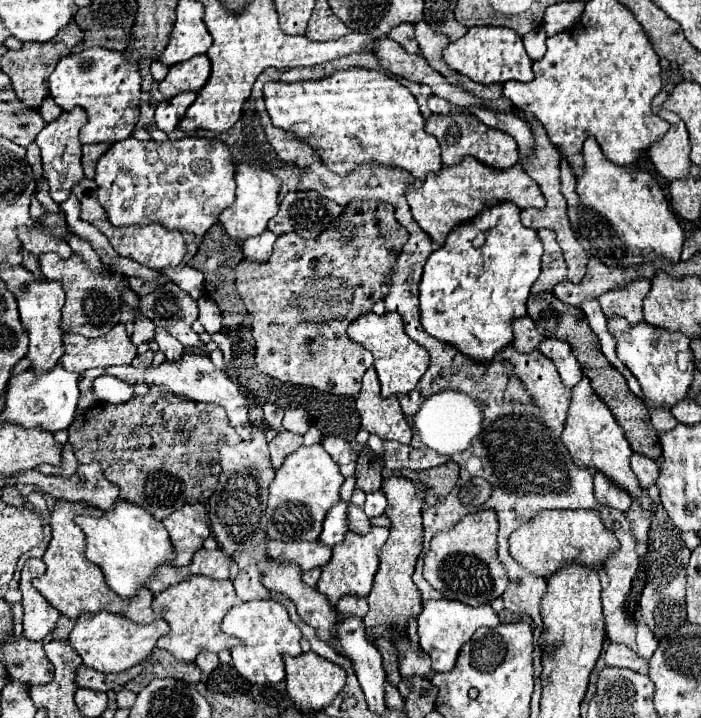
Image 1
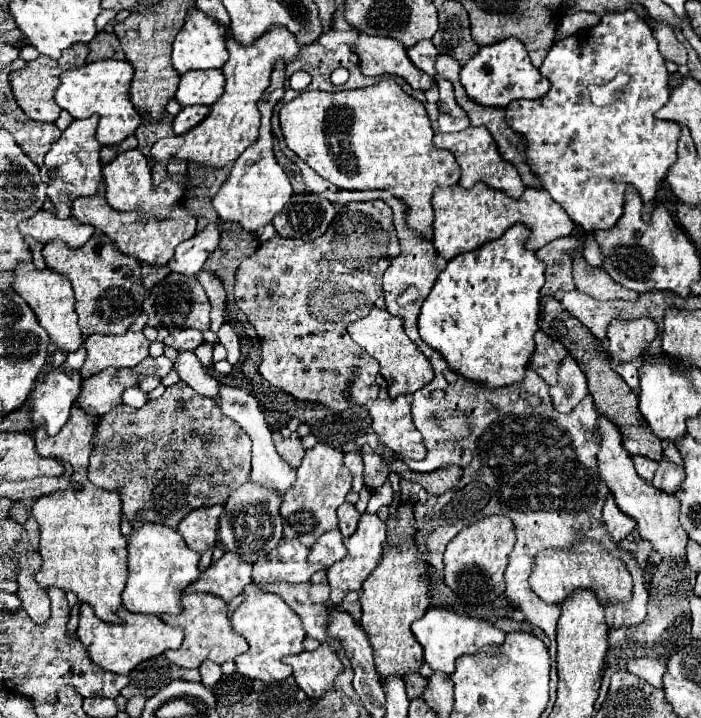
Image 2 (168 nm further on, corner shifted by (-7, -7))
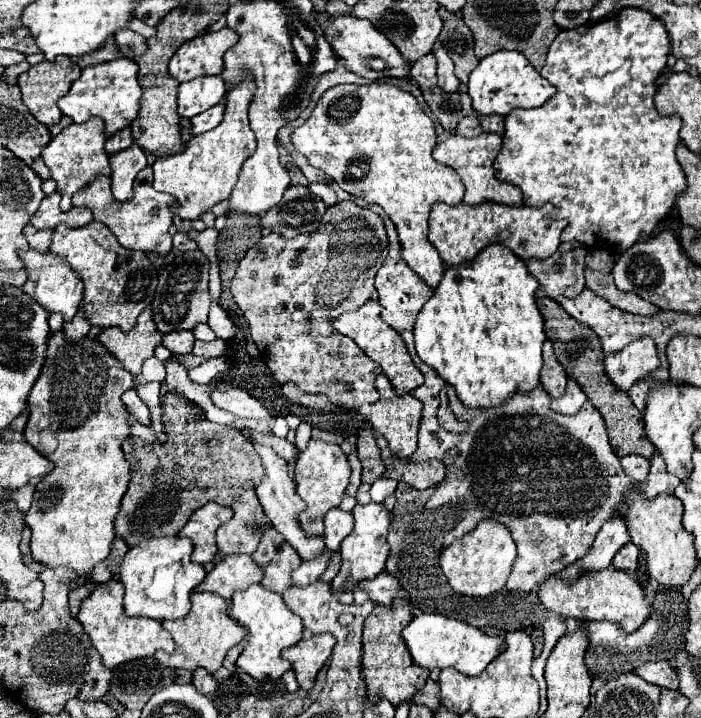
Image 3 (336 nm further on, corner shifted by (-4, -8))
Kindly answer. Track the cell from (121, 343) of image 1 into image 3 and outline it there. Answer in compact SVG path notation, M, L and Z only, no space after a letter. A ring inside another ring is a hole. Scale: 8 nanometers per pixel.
M148 308L138 316L138 324L130 332L122 332L120 328L112 326L104 328L98 340L108 346L108 350L124 364L126 370L136 376L142 368L142 362L154 356L154 348L162 344L162 334L152 320L152 310Z

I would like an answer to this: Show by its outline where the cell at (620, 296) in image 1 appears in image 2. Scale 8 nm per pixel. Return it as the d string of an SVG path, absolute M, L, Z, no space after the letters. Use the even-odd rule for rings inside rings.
M645 315L639 319L613 319L609 323L609 353L615 361L633 361L643 355L657 335L657 323Z

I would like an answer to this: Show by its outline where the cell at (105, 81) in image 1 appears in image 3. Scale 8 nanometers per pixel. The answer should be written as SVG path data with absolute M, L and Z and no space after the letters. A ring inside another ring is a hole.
M116 58L112 62L88 66L82 70L82 76L72 84L70 92L58 100L58 108L64 116L70 116L73 122L86 122L90 116L98 116L106 124L106 136L114 136L118 130L130 126L140 110L142 88L138 84L138 66L134 60Z

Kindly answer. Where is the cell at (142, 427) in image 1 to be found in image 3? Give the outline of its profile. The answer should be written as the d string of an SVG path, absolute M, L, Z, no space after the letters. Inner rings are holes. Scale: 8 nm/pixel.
M168 392L162 400L166 444L148 444L142 438L124 440L124 454L132 466L132 478L114 520L114 532L128 548L156 536L176 536L192 512L206 502L232 506L238 496L260 484L264 466L254 444L238 430L192 416L184 396Z

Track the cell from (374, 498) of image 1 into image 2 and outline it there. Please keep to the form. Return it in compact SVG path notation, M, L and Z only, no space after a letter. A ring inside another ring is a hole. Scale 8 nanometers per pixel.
M385 483L381 489L373 491L373 497L367 505L367 513L377 513L377 509L381 507L389 507L393 503L393 489L389 483Z

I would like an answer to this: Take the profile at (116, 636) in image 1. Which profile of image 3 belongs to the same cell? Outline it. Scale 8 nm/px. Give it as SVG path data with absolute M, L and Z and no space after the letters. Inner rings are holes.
M110 580L106 584L98 584L98 588L84 600L78 620L82 622L86 634L90 636L96 652L102 656L102 662L106 668L116 668L116 664L140 658L140 656L150 656L156 650L164 650L168 654L174 652L172 636L164 632L158 620L152 618L138 618L138 616L128 616L124 612L122 604L124 596L124 586L120 580Z

